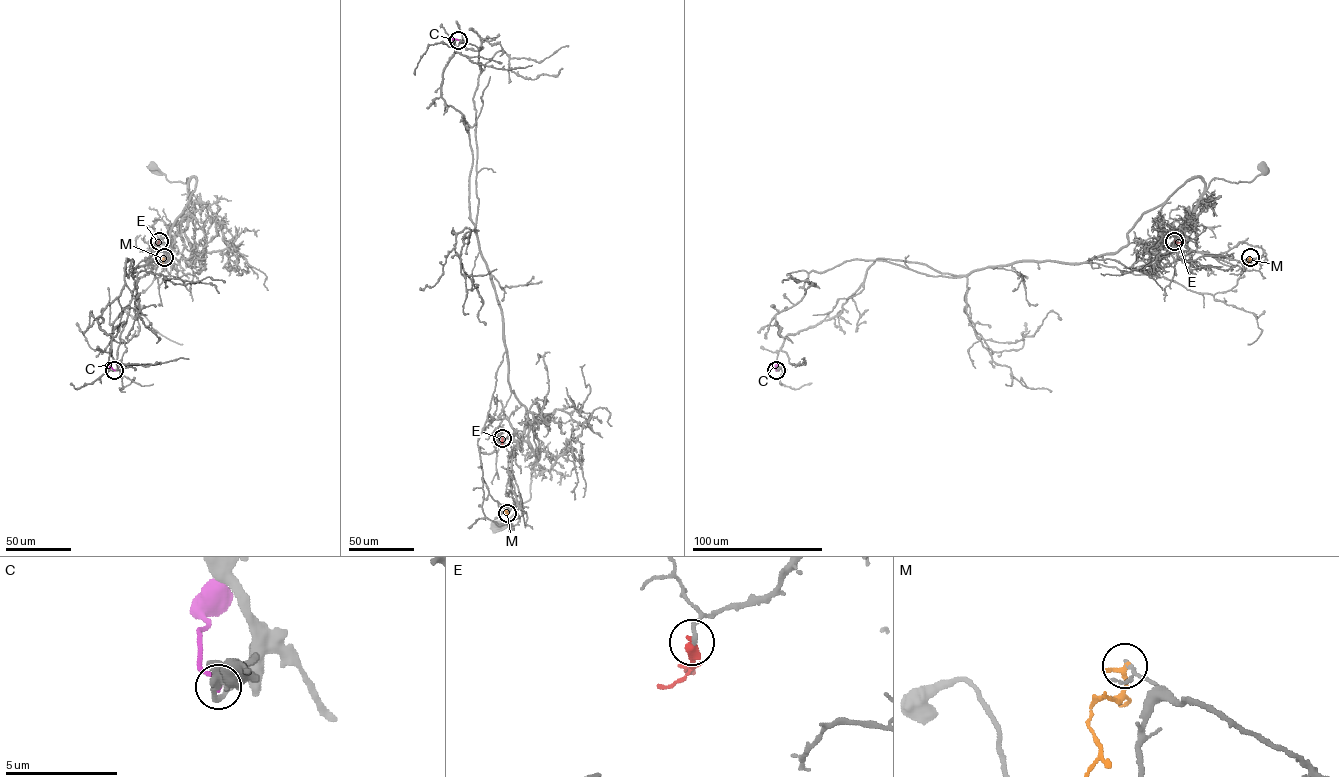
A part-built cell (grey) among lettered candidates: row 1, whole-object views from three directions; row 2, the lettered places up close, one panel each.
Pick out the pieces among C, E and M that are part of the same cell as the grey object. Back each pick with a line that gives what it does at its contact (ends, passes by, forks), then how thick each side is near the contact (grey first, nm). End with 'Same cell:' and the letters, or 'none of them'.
E: it ends | 180/440 nm
Same cell: E

